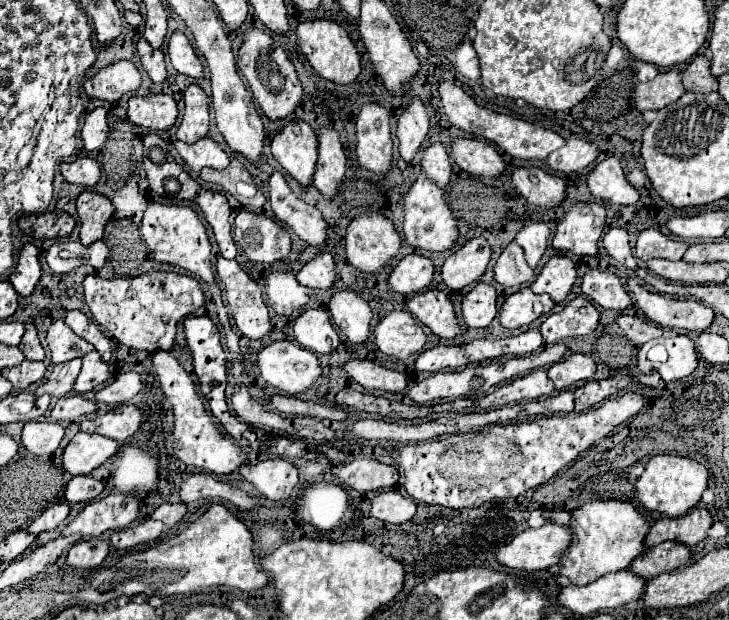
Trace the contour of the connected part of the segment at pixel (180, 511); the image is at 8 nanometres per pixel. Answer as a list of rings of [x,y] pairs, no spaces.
[[[161,504],[153,514],[151,518],[155,520],[161,520],[165,526],[173,526],[177,524],[187,512],[187,506],[185,504]]]

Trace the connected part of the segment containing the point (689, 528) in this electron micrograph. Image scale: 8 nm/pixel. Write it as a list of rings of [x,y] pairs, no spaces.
[[[693,508],[685,516],[679,518],[659,518],[649,536],[645,538],[645,544],[657,546],[667,540],[677,540],[687,546],[693,546],[707,538],[707,530],[713,526],[713,516],[705,508]]]

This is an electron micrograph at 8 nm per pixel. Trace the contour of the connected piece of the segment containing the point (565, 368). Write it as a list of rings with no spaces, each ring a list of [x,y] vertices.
[[[571,354],[565,360],[559,360],[551,368],[547,368],[547,376],[557,390],[575,386],[579,382],[587,382],[593,378],[593,374],[595,362],[587,354]]]

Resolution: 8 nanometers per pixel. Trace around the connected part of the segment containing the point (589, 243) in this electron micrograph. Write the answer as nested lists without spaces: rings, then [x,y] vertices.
[[[575,202],[569,212],[557,222],[553,234],[553,248],[577,256],[595,256],[599,238],[605,228],[603,202]]]

